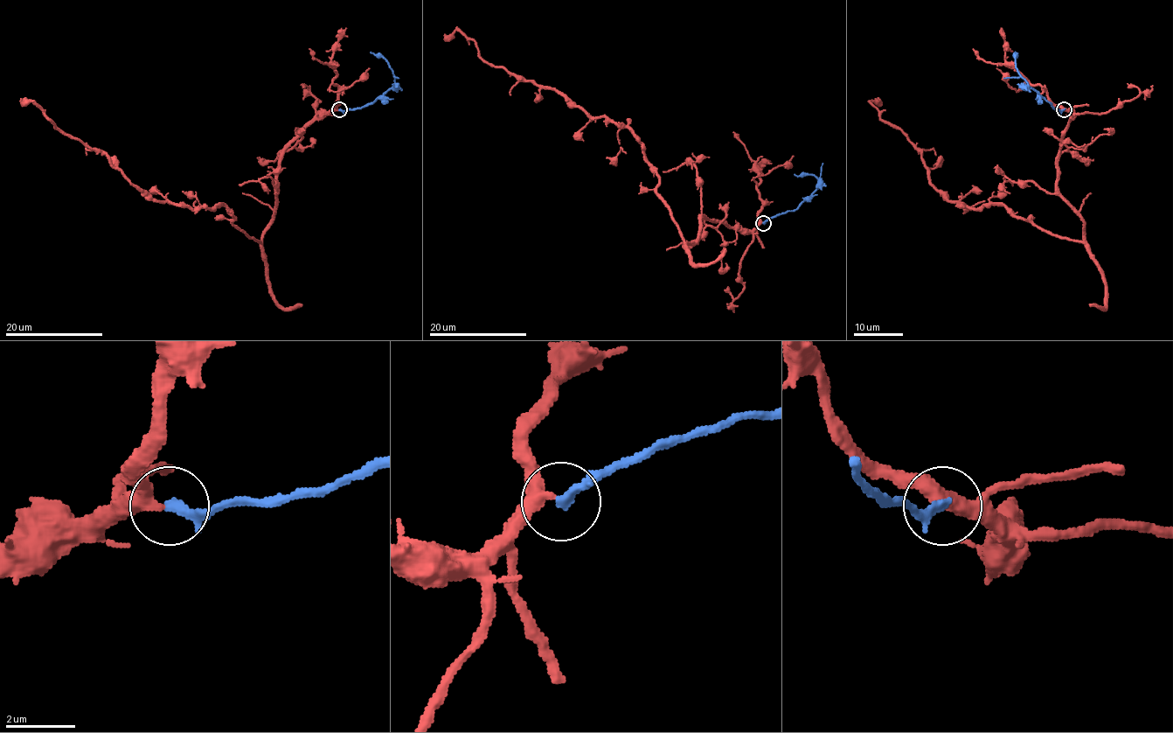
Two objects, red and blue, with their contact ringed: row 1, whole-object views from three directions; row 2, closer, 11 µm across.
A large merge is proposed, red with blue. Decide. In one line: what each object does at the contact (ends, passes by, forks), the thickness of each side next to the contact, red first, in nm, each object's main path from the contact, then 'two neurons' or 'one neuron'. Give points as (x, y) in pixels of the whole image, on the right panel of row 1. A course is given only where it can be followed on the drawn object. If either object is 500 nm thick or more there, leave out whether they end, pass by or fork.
red passes by; blue ends there; 320 nm thick on the red side, 280 nm on the other; red runs (1063, 109), (1071, 115), (1058, 193), (1083, 222), (1080, 240), (1002, 205), (951, 202), (871, 102), (882, 103); blue runs (1064, 109), (1057, 109), (1028, 85), (1016, 66), (1015, 52); one neuron

